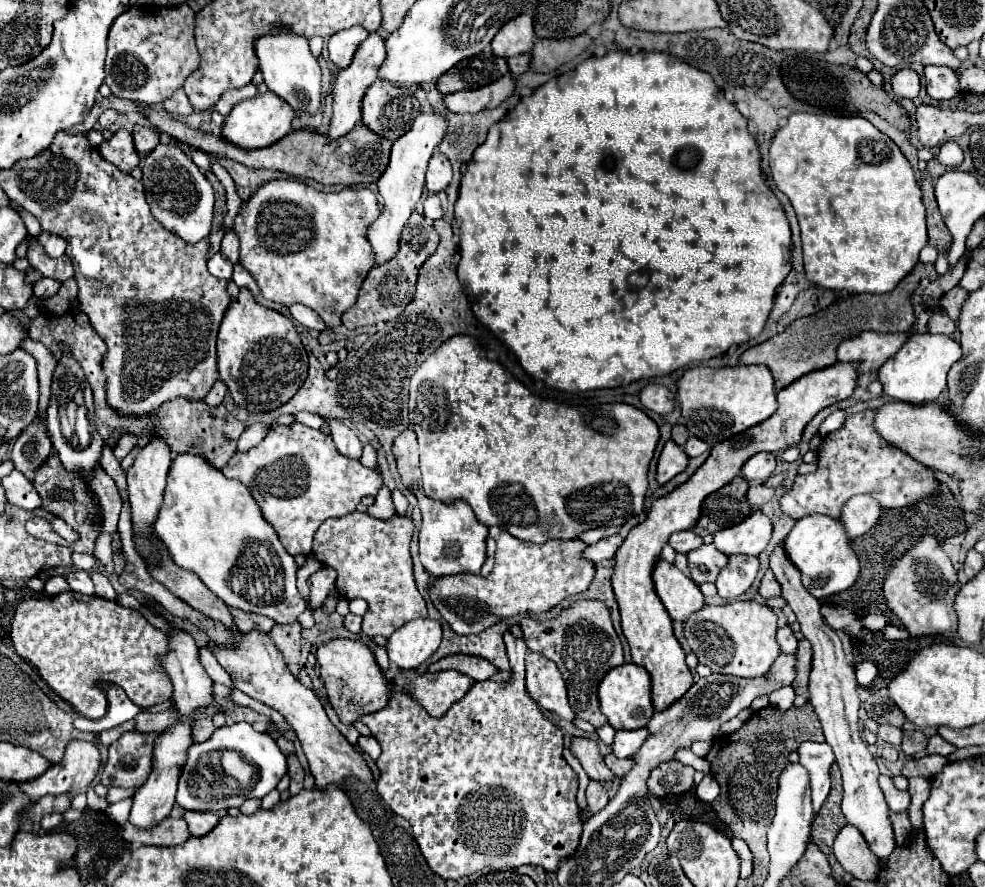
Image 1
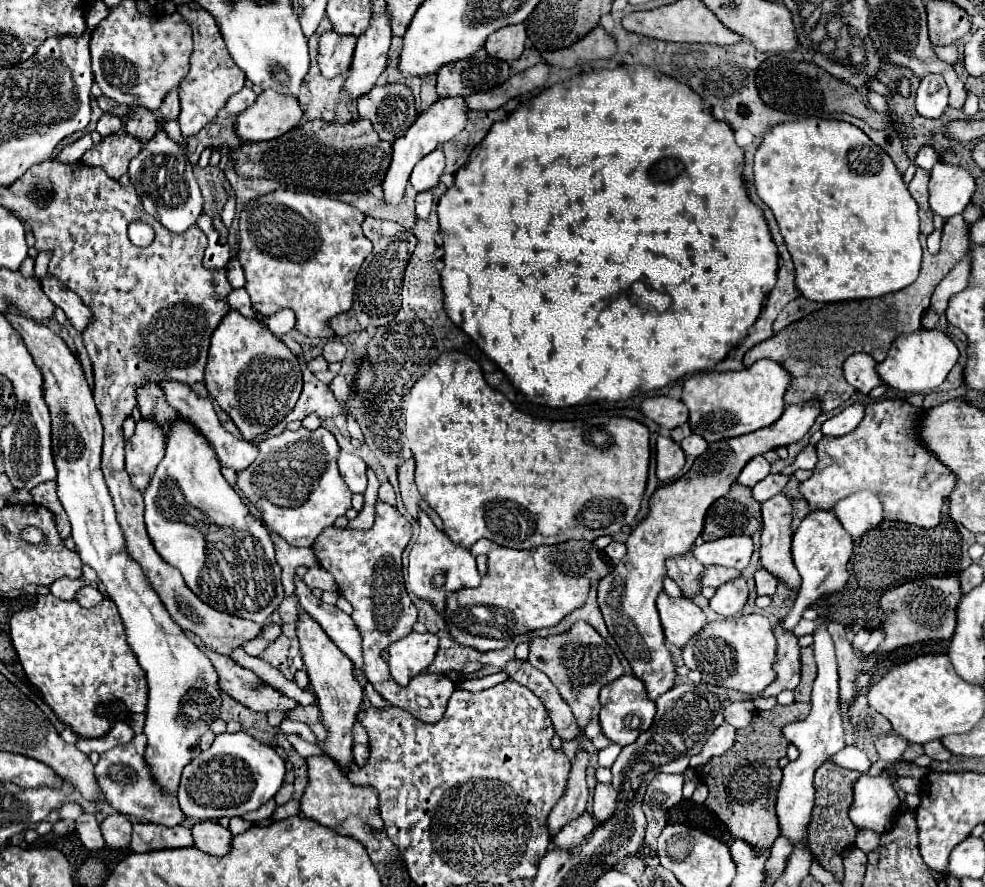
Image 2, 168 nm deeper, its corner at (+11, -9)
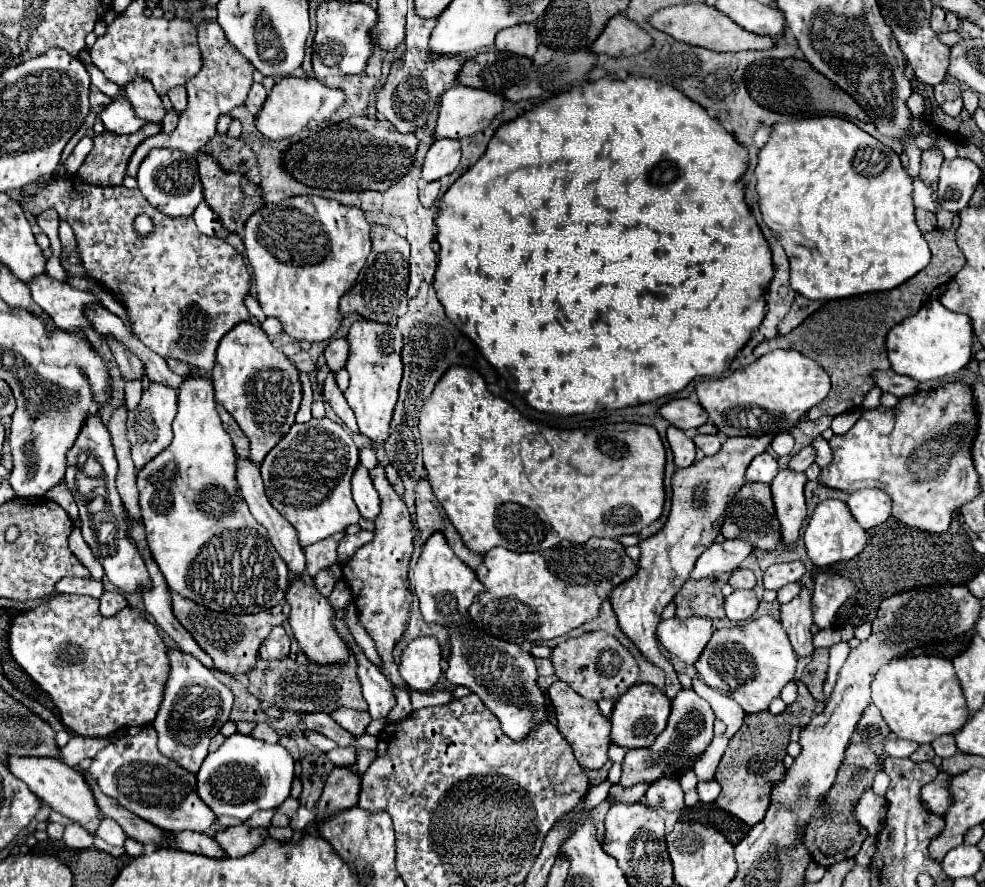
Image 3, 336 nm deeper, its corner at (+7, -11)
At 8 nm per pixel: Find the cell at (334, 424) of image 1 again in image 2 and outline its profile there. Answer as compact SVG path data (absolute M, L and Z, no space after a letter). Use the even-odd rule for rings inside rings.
M341 452L337 464L339 464L339 472L341 472L345 484L349 486L349 490L353 494L363 494L367 488L367 476L365 476L367 464L363 462L363 458Z

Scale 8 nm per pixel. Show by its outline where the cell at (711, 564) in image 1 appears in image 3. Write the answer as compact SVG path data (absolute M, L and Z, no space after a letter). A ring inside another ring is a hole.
M737 568L737 570L731 572L729 584L731 584L733 588L753 588L753 586L755 586L755 574L753 574L751 570Z

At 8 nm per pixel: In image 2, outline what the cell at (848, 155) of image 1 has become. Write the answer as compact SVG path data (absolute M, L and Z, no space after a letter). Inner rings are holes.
M809 118L809 120L797 120L797 122L781 122L775 128L771 128L763 144L755 152L755 164L753 174L757 182L757 194L759 198L771 208L779 232L787 244L787 250L795 264L795 286L801 290L801 294L807 300L815 302L841 302L841 300L861 300L861 298L873 298L883 296L889 292L897 292L905 286L909 286L913 280L917 280L917 274L921 270L921 244L919 244L919 216L917 216L917 202L909 194L899 170L895 168L893 160L885 150L881 150L863 130L849 122L841 120L825 120L825 118Z

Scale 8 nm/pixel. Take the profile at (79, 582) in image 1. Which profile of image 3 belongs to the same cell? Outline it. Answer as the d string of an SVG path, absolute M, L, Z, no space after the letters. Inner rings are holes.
M105 590L103 594L101 594L101 598L99 598L99 602L101 602L101 614L105 614L105 616L113 616L117 610L121 610L121 608L125 608L127 606L127 600L125 600L125 596L121 594L121 592L117 592L117 590Z

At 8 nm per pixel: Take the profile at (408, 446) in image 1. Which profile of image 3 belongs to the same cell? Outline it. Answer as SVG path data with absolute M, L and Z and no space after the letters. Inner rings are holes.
M421 478L415 486L415 514L417 514L417 524L421 530L421 540L425 542L435 530L441 530L449 542L449 546L455 550L455 554L473 570L477 568L477 564L481 564L481 554L469 552L463 542L461 536L457 534L457 530L453 528L453 524L447 520L443 506L437 502L437 498L431 492L431 486L425 478Z

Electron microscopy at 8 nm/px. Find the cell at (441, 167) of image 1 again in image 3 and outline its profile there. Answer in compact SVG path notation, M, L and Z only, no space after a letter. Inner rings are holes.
M435 140L425 156L425 164L421 170L423 182L441 180L443 176L449 176L461 158L461 146L457 140Z

